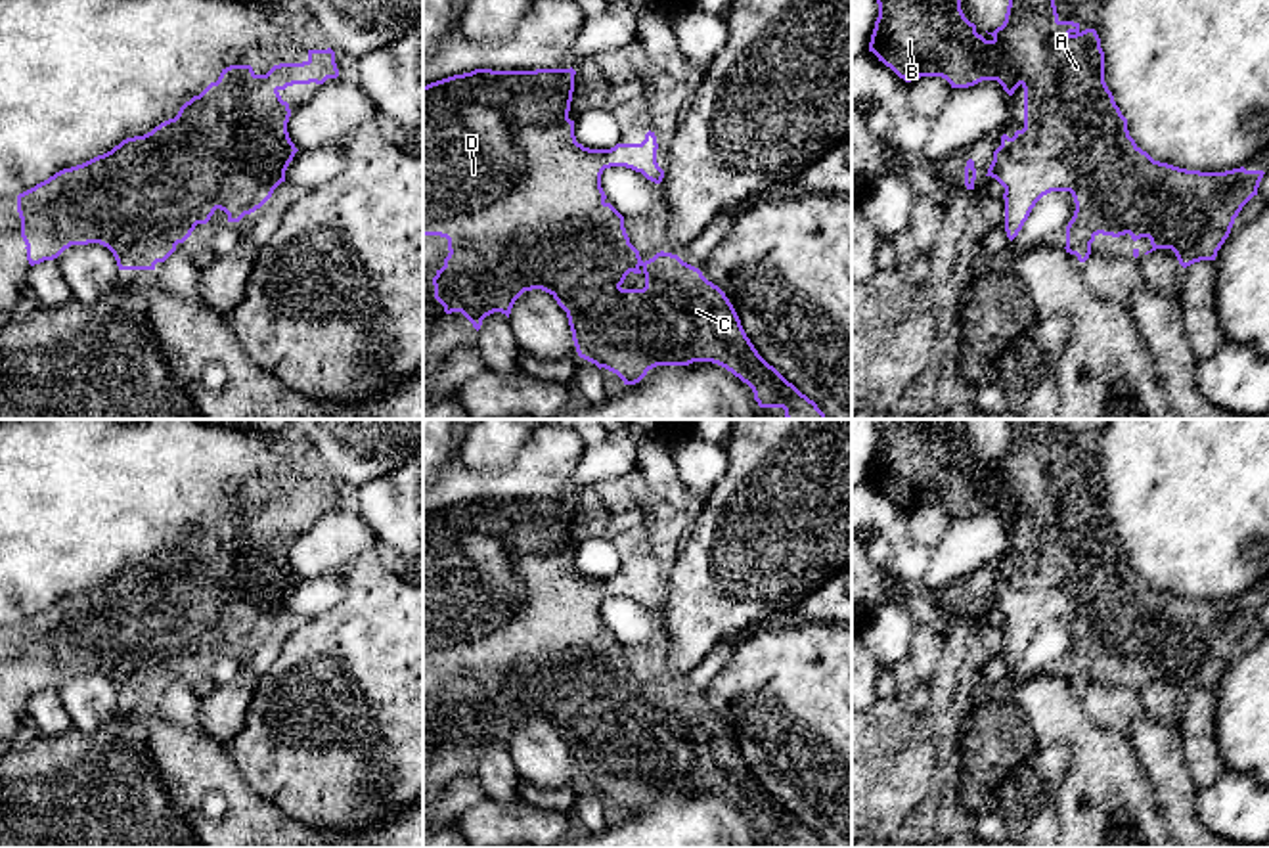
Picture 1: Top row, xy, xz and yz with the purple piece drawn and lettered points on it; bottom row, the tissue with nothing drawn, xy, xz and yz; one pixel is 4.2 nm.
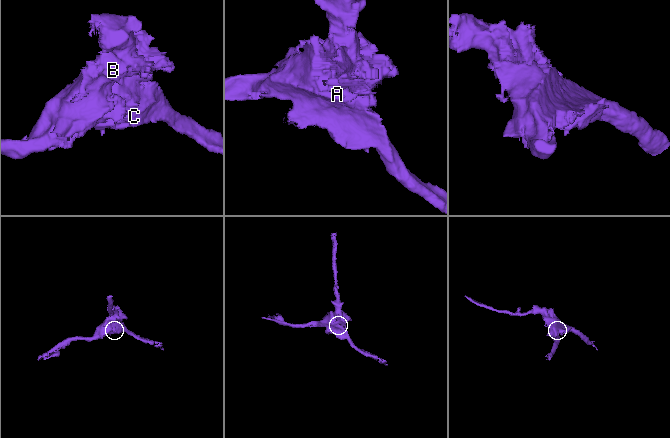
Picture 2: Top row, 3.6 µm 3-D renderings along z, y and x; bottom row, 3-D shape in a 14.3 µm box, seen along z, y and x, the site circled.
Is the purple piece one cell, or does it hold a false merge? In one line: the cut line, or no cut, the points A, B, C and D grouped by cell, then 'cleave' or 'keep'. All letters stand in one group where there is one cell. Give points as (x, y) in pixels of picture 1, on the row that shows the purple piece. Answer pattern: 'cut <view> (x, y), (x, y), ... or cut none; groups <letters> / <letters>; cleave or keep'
cut yz (1137, 148), (1130, 163), (1126, 207), (1111, 217), (1099, 232); groups A D / B C; cleave

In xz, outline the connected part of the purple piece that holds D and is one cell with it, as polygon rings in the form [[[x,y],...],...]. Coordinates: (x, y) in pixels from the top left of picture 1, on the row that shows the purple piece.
[[[475,69],[423,86],[423,235],[448,239],[444,266],[433,278],[434,299],[446,314],[461,312],[479,331],[494,312],[509,318],[515,301],[532,289],[549,295],[576,293],[590,285],[595,272],[632,245],[624,216],[607,203],[601,174],[626,167],[660,184],[664,170],[657,163],[657,136],[647,132],[641,144],[616,144],[590,149],[576,142],[568,119],[574,75],[570,69],[492,71]]]

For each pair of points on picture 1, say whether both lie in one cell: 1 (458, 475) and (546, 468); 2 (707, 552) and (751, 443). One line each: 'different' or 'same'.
1: same
2: same

